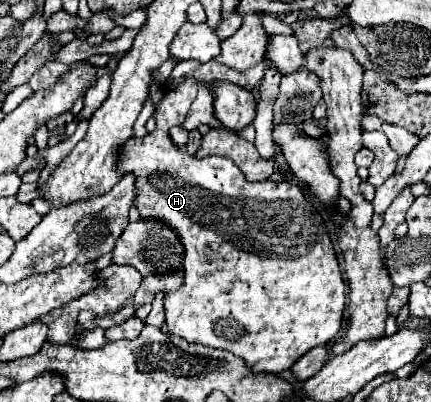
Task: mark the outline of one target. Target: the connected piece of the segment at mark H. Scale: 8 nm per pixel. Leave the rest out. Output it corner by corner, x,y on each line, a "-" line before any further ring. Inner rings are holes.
186,77
184,83
178,85
174,91
166,91
162,101
156,105
156,121
158,121
156,129
152,133
148,133
146,137
132,137
124,145
120,145
120,153
116,157
116,161
118,161
116,169
118,169
120,177
132,175
134,181
136,181
136,197
132,201
132,205
138,209
140,219
162,221
166,227
176,231
176,235
180,237
180,243
184,245
184,281
182,281
180,289
176,289
172,293
166,293
166,297
164,297
166,325
170,327
170,333
186,339
188,343
200,343
200,345
206,345
206,347
212,347
212,349
232,351
236,357
244,359
244,363
254,373
262,373
262,371
280,373
280,371
290,369
310,349
330,343
336,337
336,333
340,331
340,327
342,327
342,313
344,313
344,305
346,305
346,285
342,281
342,273
340,273
340,267
338,267
336,251
332,249
332,241
328,237
324,219
314,209
314,205
304,197
304,193
302,193
302,189
298,185
288,183
288,181
282,181
282,183
272,183
272,181
250,183
242,175
242,171
234,165
234,161
230,161
226,157
204,157
204,159
198,159
194,155
182,153
174,145
174,141
170,139
170,127
183,123
184,117
188,115
188,109
192,105
192,101
196,99
196,91
198,91
198,83
192,77

